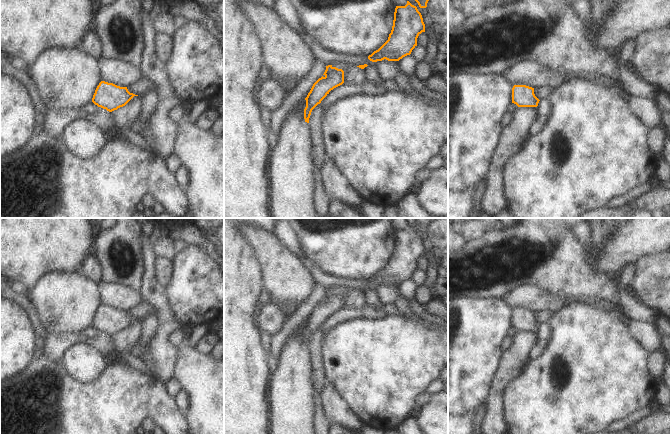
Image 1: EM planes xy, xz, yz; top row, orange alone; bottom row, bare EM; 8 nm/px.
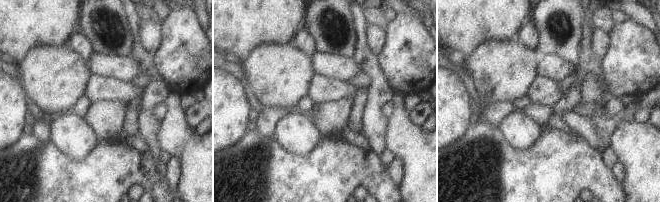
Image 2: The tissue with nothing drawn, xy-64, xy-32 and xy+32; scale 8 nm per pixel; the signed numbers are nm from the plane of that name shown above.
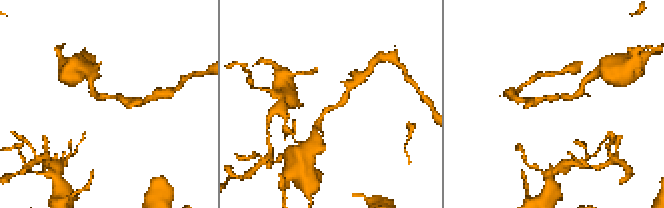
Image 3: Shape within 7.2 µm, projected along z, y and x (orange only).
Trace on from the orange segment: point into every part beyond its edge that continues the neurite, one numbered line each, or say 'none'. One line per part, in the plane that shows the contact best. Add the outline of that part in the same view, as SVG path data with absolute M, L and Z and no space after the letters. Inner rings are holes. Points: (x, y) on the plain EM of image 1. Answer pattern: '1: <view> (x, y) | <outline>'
none

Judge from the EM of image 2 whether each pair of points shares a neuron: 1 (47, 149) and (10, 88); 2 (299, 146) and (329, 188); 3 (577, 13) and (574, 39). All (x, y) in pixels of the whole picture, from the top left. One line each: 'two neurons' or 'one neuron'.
1: two neurons
2: two neurons
3: one neuron

